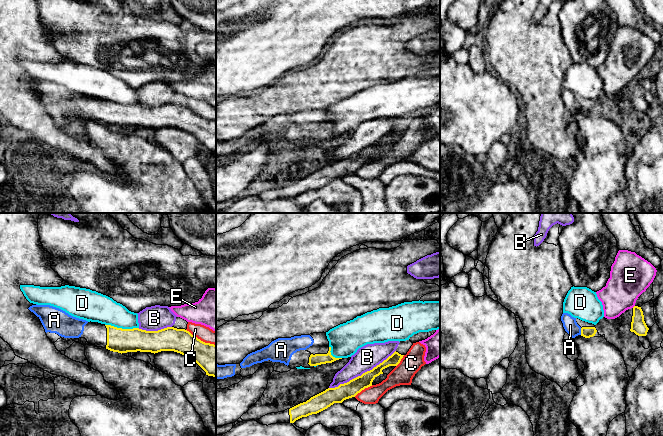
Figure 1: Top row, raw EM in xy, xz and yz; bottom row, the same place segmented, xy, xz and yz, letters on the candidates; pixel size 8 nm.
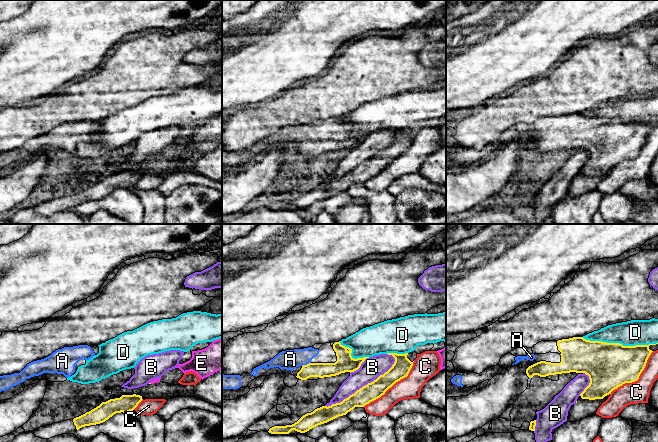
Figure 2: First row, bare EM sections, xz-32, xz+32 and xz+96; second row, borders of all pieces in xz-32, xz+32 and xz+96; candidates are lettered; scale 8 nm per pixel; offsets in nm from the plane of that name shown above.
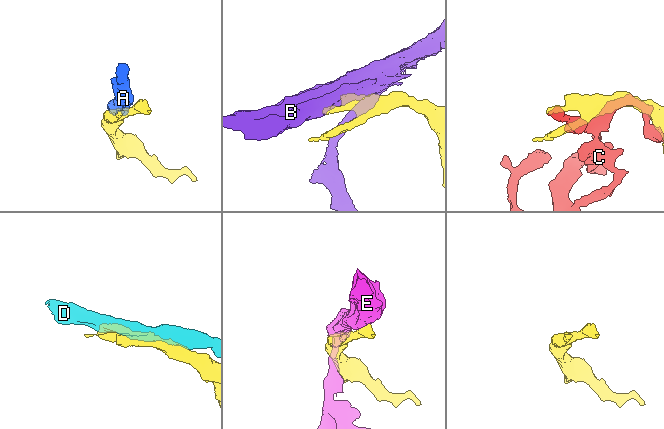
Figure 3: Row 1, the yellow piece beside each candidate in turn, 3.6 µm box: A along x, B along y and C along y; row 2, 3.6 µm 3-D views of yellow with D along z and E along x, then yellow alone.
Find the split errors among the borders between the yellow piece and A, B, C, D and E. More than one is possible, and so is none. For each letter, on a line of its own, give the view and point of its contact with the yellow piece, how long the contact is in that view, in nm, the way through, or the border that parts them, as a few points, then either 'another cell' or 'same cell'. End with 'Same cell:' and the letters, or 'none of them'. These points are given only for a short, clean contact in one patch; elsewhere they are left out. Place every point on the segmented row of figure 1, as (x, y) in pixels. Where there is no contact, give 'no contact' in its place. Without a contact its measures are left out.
A: yz (581, 331) | 60 nm | across yz (587, 332), (581, 331), (575, 330), (570, 325) | same cell
B: xz (363, 373) | 600 nm | another cell
C: xz (363, 389) | 180 nm | another cell
D: xy (121, 328) | 280 nm | another cell
E: no contact | another cell
Same cell: A

